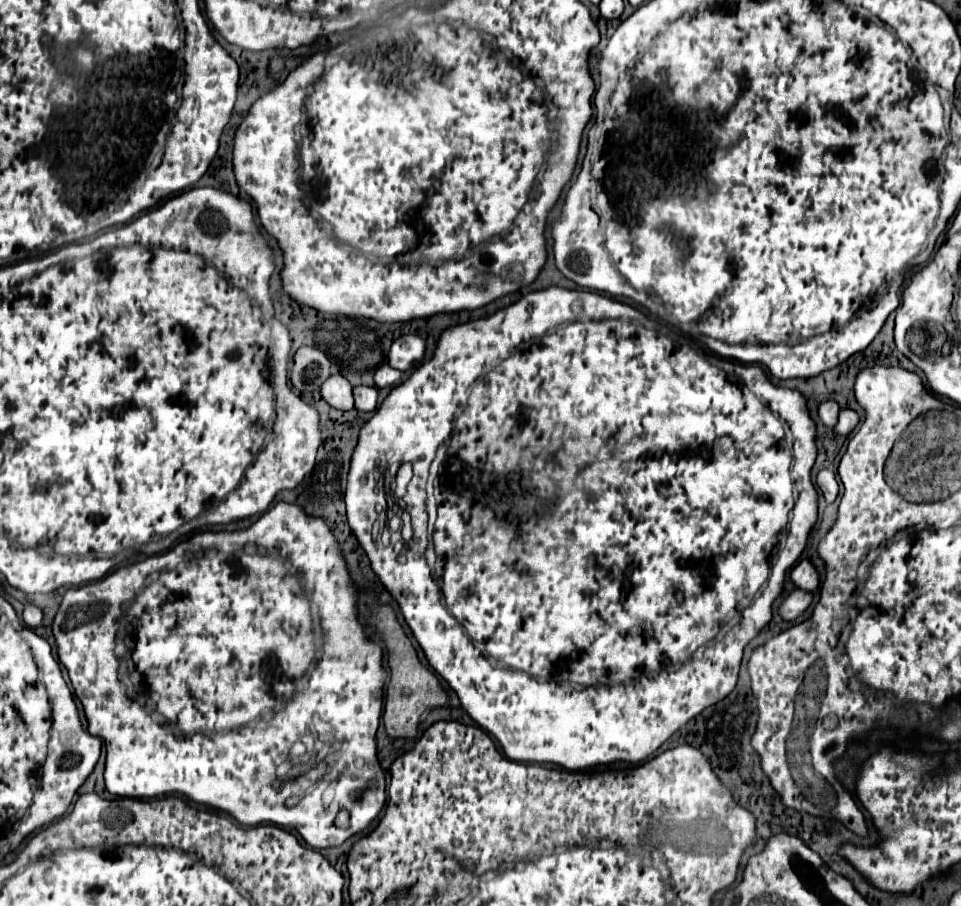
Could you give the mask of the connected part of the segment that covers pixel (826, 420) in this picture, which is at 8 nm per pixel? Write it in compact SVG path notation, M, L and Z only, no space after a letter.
M825 401L819 405L817 413L819 413L819 419L823 421L823 425L833 427L837 421L837 415L839 415L839 405L835 401Z

